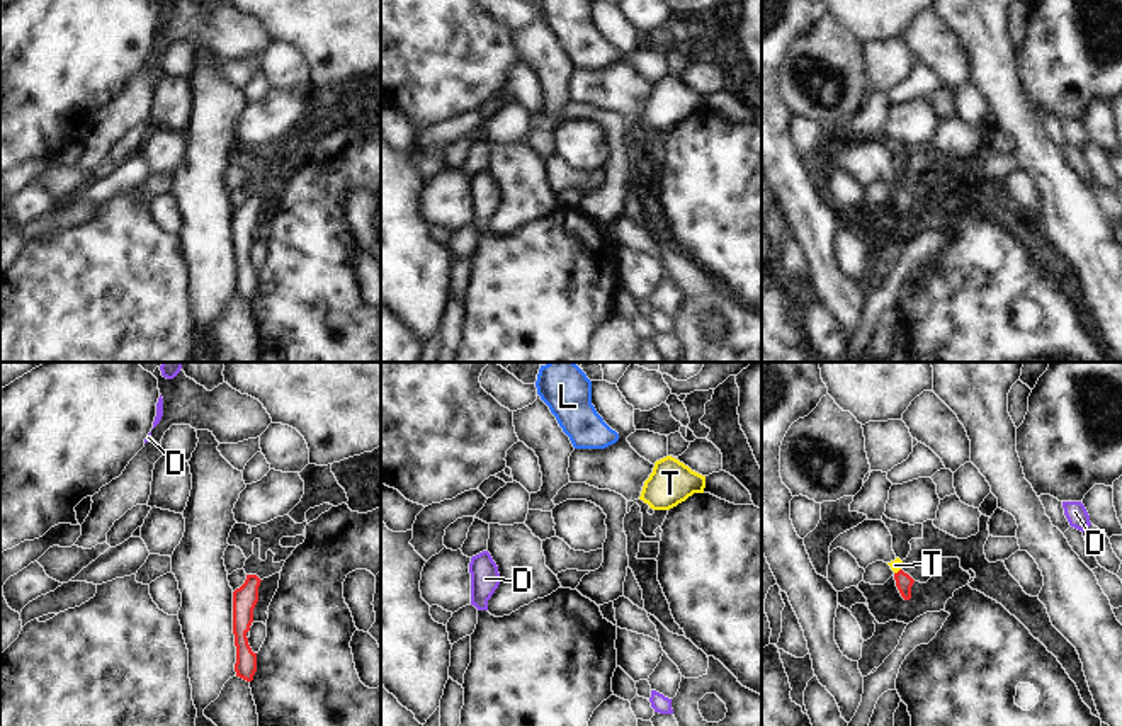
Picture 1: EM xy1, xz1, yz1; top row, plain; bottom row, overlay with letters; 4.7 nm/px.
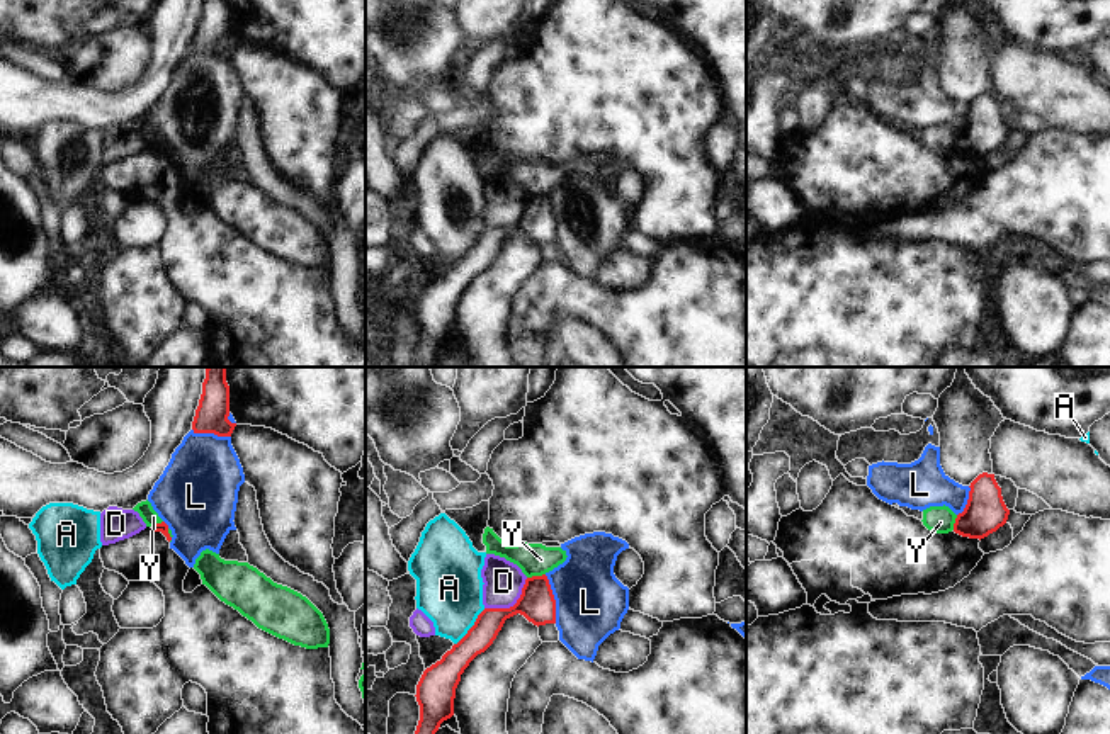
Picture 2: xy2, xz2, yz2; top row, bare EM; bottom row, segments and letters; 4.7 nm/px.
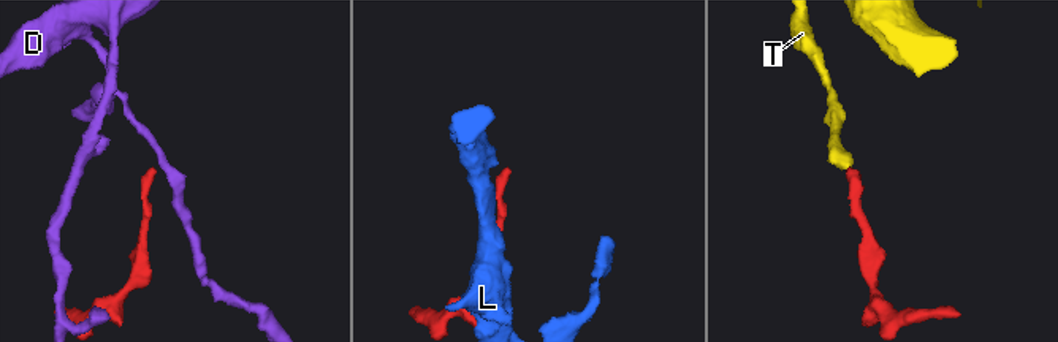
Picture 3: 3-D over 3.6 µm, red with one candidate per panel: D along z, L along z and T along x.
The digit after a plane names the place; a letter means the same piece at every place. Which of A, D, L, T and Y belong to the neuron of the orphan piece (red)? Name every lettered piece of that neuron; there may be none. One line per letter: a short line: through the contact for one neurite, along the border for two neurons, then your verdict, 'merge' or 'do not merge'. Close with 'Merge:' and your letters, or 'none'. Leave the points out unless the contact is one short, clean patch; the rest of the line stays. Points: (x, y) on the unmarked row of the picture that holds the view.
A: line xz2 (485, 228), (454, 264); do not merge
D: line xz2 (527, 197), (521, 216), (512, 225), (485, 228); do not merge
L: do not merge
T: line yz1 (903, 199), (898, 191), (895, 184); merge
Y: line xz2 (544, 192), (527, 197); do not merge
Merge: T

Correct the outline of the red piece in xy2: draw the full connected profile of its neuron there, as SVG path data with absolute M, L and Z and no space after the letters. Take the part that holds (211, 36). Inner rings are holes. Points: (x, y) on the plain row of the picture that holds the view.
M204 0L202 14L192 41L194 53L231 56L236 42L229 36L229 5L226 0Z

